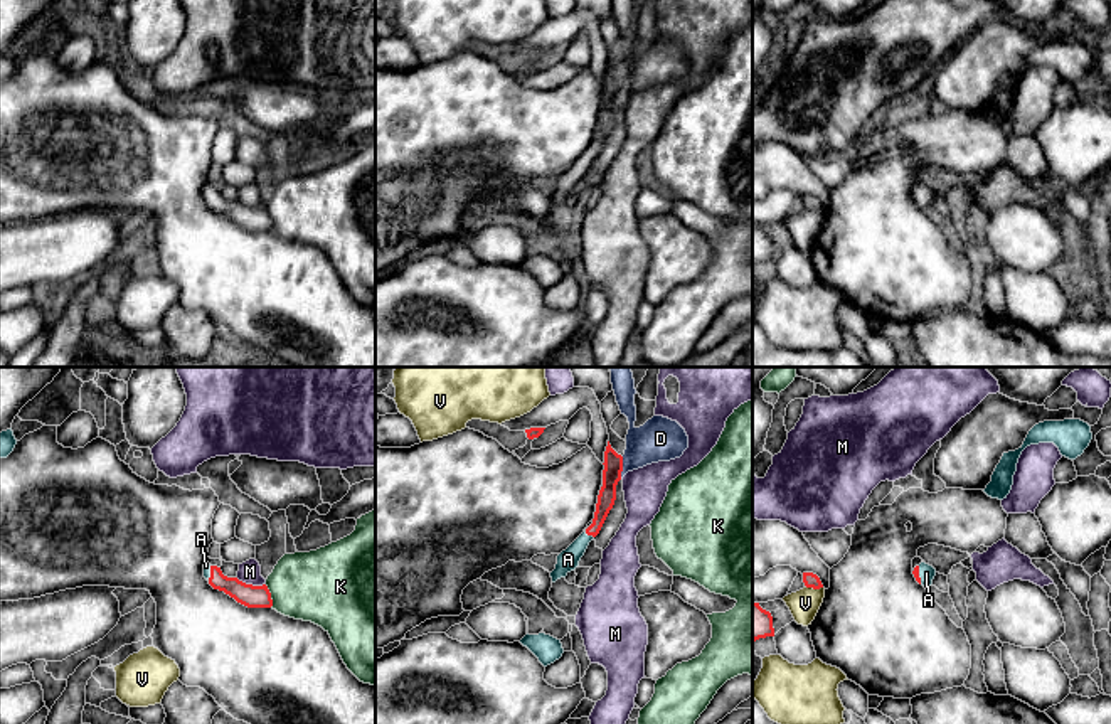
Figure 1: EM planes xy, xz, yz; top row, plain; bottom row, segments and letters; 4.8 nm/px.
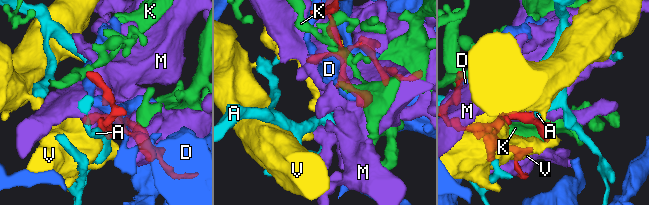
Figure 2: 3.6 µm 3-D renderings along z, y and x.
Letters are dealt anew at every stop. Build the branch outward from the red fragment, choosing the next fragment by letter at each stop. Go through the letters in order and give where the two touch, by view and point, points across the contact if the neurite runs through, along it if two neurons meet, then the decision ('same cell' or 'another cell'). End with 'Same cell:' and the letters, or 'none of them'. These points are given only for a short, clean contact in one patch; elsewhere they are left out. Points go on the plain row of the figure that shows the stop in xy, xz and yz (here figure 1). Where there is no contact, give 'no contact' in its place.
A: contact xz (590, 157); same cell
D: contact xz (621, 90); another cell
K: contact xy (270, 219); another cell
M: contact xy (251, 207); another cell
V: contact yz (813, 211); another cell
Same cell: A

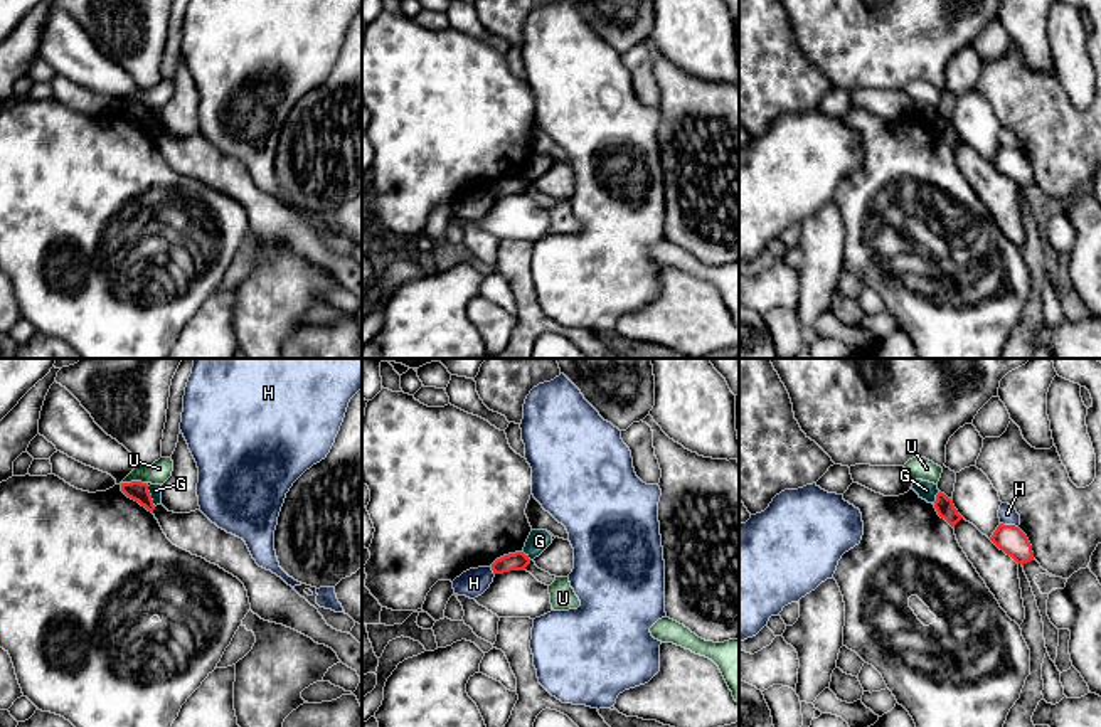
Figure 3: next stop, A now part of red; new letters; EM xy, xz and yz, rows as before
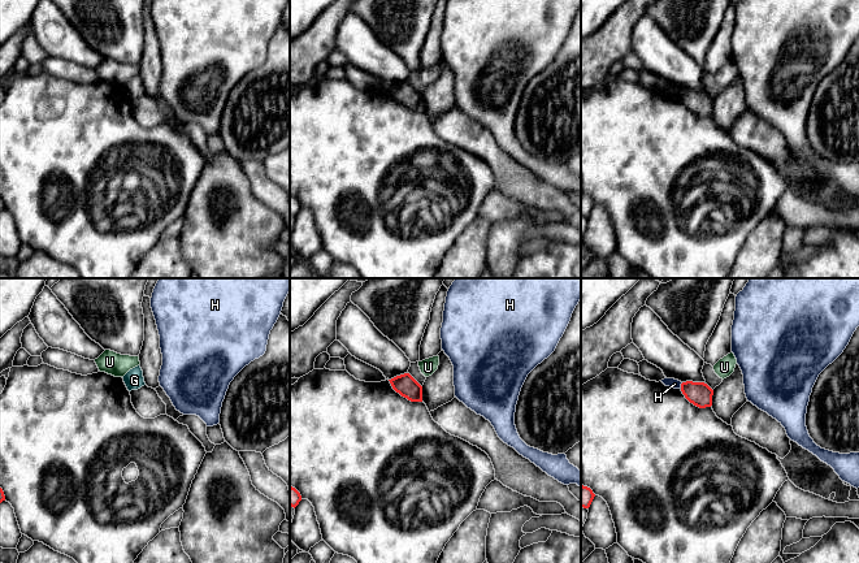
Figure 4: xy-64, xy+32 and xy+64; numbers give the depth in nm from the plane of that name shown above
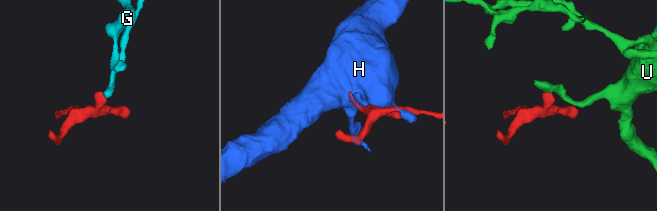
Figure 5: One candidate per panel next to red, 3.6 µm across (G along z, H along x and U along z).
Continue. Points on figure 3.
G: contact xy (150, 120); border xy (147, 110), (155, 128); another cell
H: contact yz (1009, 148); another cell
U: contact xy (133, 105); another cell
Same cell: none of them

